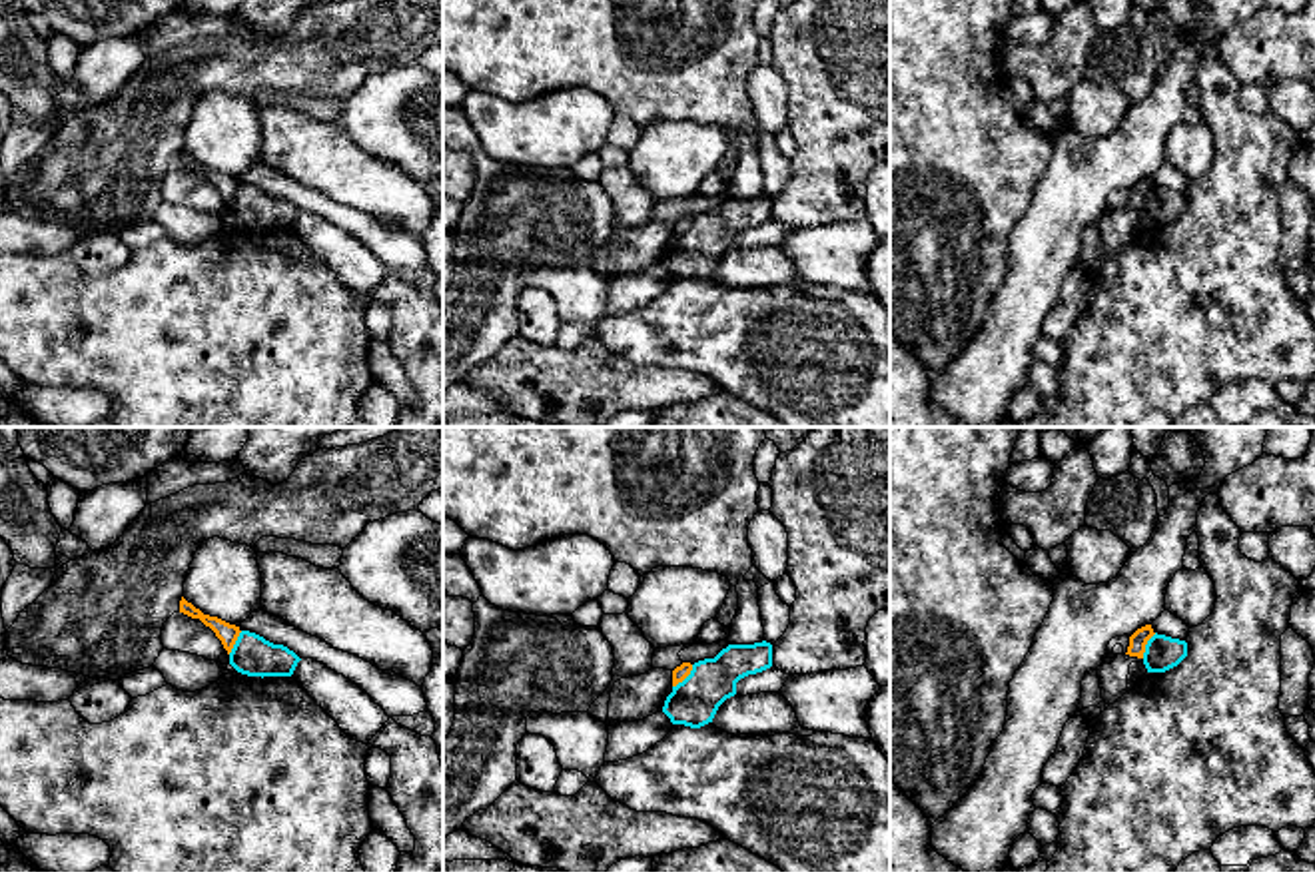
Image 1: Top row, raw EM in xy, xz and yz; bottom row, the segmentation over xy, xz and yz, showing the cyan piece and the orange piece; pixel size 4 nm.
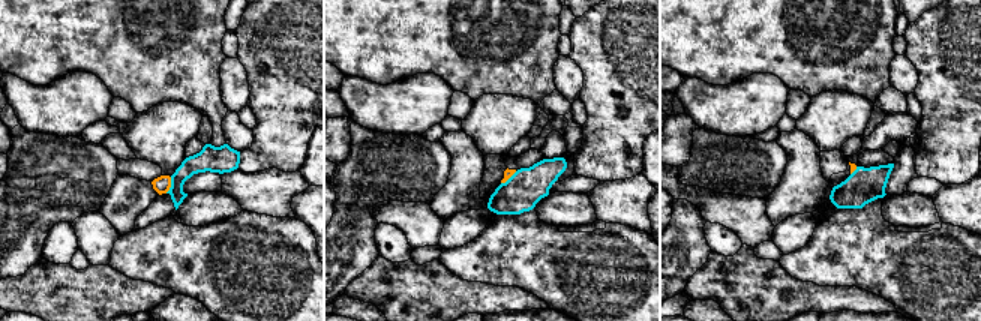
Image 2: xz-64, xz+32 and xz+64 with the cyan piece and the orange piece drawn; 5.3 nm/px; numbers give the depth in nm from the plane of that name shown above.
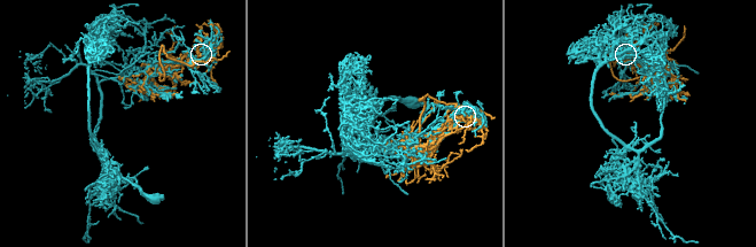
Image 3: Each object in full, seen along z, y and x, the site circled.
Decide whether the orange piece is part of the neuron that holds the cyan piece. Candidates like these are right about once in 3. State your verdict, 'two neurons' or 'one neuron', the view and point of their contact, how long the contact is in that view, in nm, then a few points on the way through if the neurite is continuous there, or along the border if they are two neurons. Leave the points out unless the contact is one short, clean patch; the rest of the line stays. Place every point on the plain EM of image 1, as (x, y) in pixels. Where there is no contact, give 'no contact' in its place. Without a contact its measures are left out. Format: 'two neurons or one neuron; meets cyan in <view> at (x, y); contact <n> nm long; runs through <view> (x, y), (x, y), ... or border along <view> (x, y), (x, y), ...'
two neurons; meets cyan in xz at (687, 230); contact 130 nm long; border along xz (693, 218), (673, 240)

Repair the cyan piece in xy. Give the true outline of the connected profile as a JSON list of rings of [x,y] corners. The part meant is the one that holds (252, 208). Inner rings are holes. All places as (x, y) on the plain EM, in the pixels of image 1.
[[[241,184],[231,206],[229,218],[247,229],[291,229],[301,212],[283,198],[273,198],[263,190]]]

